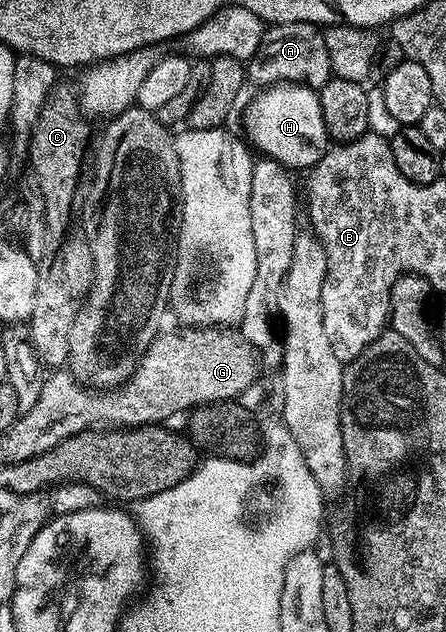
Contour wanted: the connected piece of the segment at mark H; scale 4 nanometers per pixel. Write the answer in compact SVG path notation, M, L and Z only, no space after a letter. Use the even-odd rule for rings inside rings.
M300 82L271 84L258 92L261 93L250 102L245 112L244 135L248 143L254 149L257 147L262 157L279 162L285 168L312 170L331 147L329 135L323 126L320 95L308 84Z

